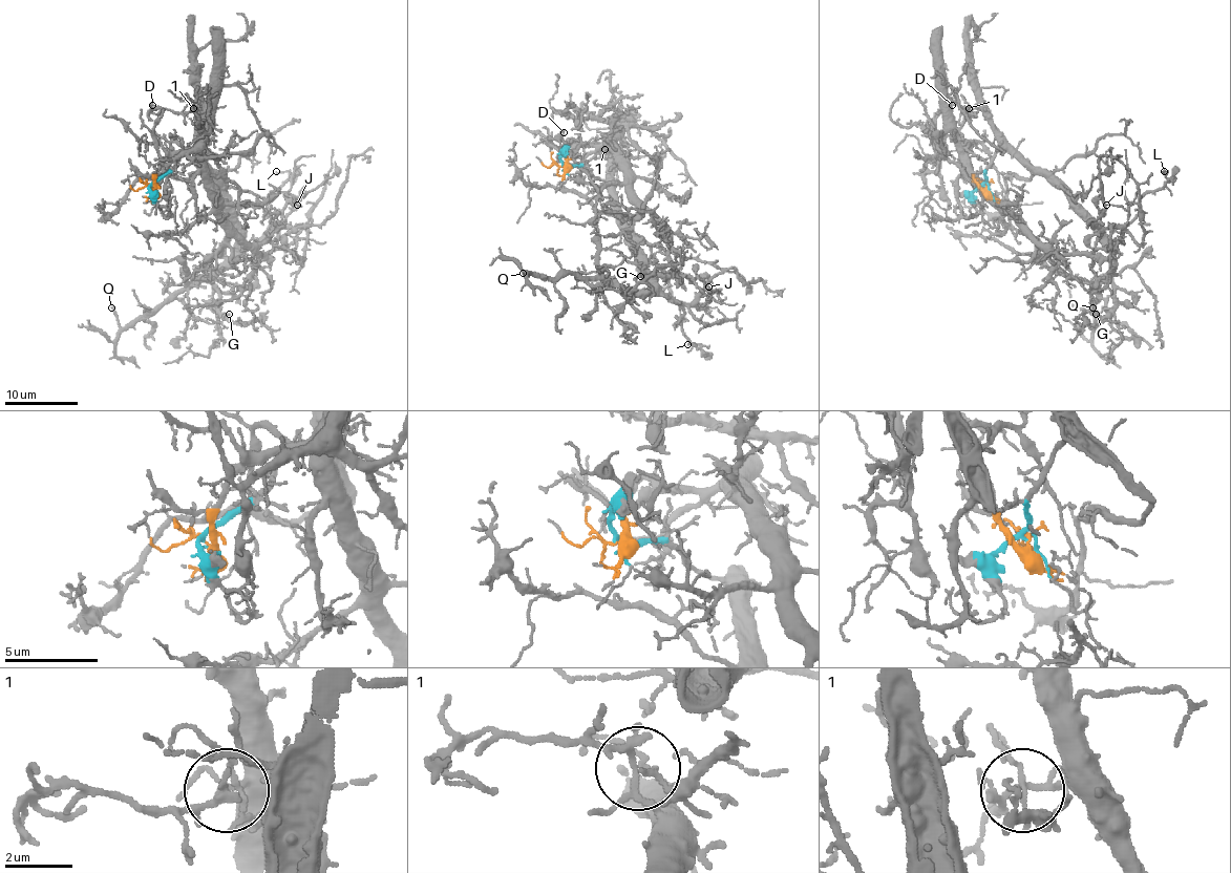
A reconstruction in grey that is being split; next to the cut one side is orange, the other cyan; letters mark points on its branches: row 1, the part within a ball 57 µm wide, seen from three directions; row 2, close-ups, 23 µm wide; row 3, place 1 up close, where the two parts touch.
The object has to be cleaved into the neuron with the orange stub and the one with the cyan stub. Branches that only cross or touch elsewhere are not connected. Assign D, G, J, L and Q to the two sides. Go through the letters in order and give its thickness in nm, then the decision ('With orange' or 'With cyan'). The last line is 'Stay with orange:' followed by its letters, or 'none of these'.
D: Thickness 130 nm. With cyan
G: Thickness 120 nm. With cyan
J: Thickness 120 nm. With cyan
L: Thickness 110 nm. With cyan
Q: Thickness 200 nm. With cyan
Stay with orange: none of these

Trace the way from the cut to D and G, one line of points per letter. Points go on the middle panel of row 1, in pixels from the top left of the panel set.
D: (563, 165), (582, 165), (595, 178), (607, 179), (607, 164), (610, 160), (599, 143), (566, 142), (564, 132)
G: (563, 165), (582, 165), (607, 182), (617, 226), (649, 279), (649, 290), (624, 292), (641, 277)

